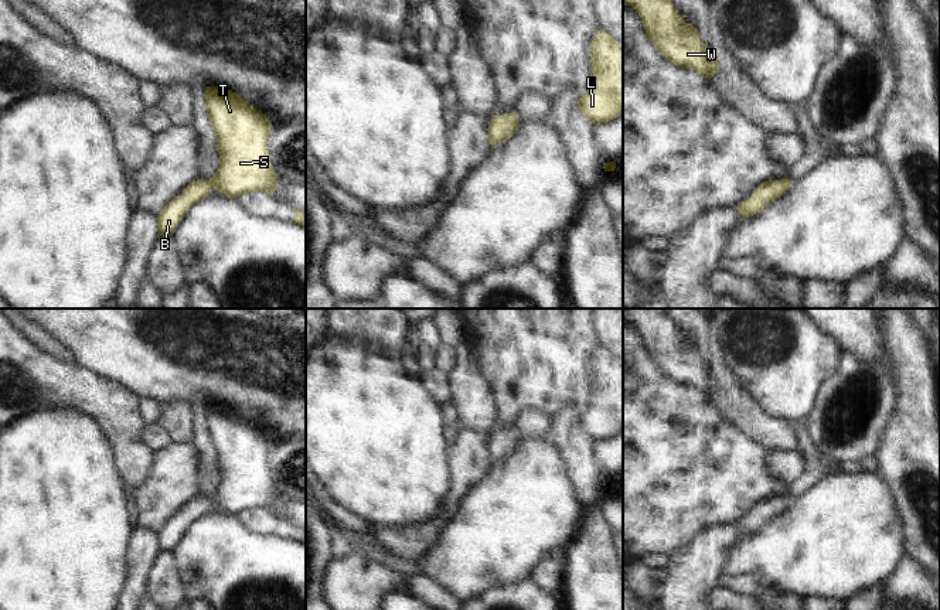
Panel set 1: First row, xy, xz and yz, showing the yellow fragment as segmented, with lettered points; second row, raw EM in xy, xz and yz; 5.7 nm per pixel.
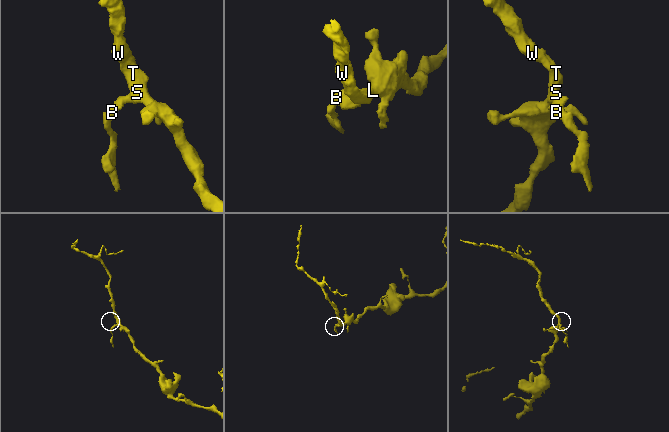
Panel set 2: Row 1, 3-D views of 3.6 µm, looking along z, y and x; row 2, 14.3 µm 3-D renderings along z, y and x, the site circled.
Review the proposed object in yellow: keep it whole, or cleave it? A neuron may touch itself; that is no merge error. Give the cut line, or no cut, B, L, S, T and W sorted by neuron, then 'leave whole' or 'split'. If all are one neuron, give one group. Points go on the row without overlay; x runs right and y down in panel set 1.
no cut | B L S T W | leave whole

